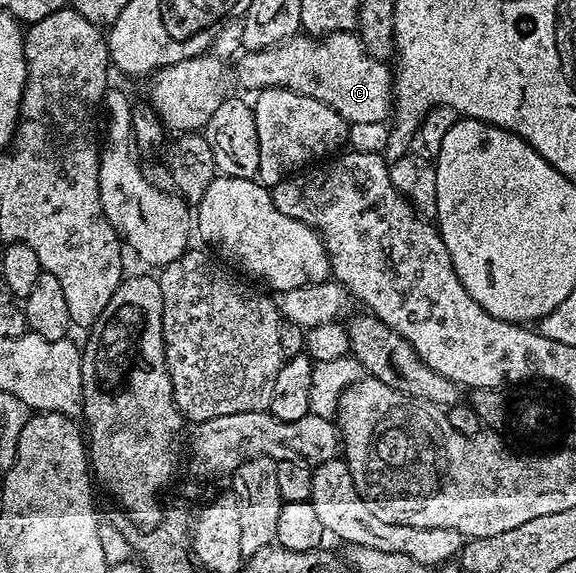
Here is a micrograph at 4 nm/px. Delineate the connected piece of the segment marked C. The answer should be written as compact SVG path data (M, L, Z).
M338 31L332 35L312 37L306 33L300 33L294 39L289 39L286 43L268 51L250 52L249 58L251 58L251 83L255 89L284 87L305 97L313 97L329 105L329 109L333 109L348 125L361 121L384 121L392 114L392 68L384 60L370 55L358 34Z

